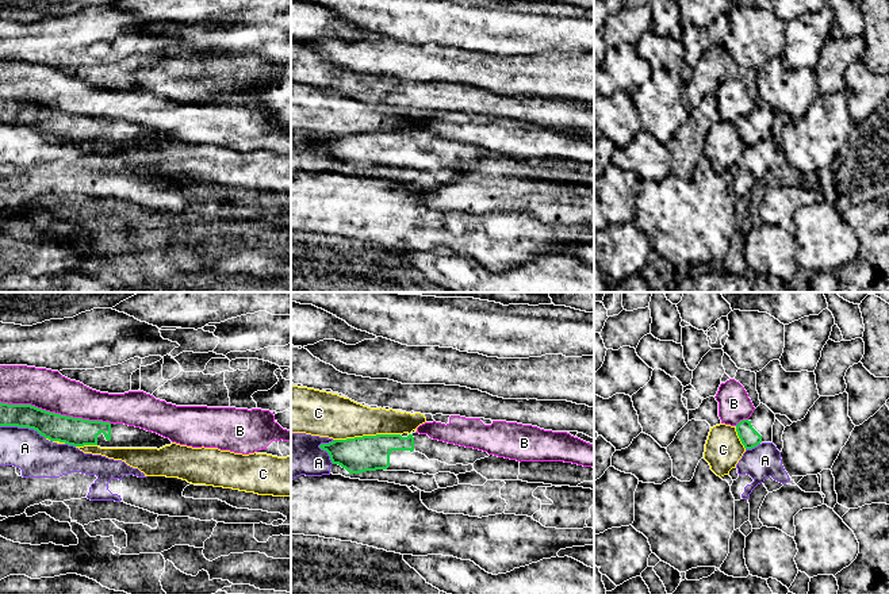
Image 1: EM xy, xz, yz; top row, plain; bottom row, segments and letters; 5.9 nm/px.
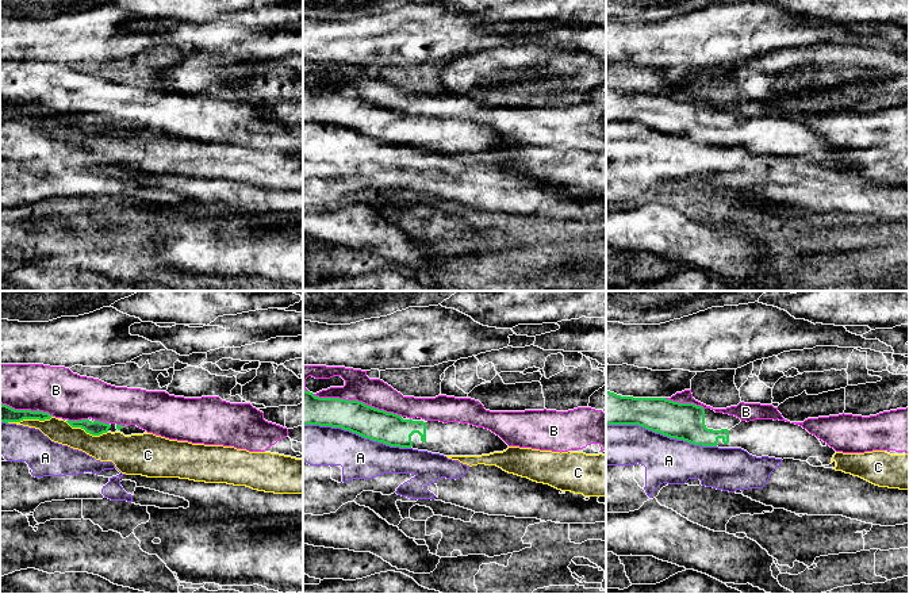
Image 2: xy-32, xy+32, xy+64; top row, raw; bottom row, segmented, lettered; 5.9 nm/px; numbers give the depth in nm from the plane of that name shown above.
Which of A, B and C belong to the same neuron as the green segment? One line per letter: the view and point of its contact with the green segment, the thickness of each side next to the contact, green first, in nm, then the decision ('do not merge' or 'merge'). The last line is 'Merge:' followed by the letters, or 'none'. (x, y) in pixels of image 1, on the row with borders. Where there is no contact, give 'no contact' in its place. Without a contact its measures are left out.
A: contact xy (23, 426); calibres 160 and 240 nm; do not merge
B: contact xy (54, 413); calibres 170 and 240 nm; do not merge
C: contact xz (367, 436); calibres 220 and 260 nm; do not merge
Merge: none

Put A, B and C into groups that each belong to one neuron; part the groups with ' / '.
A / B / C

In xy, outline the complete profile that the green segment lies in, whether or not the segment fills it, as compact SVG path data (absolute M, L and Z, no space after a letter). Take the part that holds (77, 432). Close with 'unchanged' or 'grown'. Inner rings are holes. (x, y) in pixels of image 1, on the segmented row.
M0 402L0 426L34 429L50 441L60 441L73 447L160 449L172 444L169 438L141 428L66 417L31 405Z | grown

